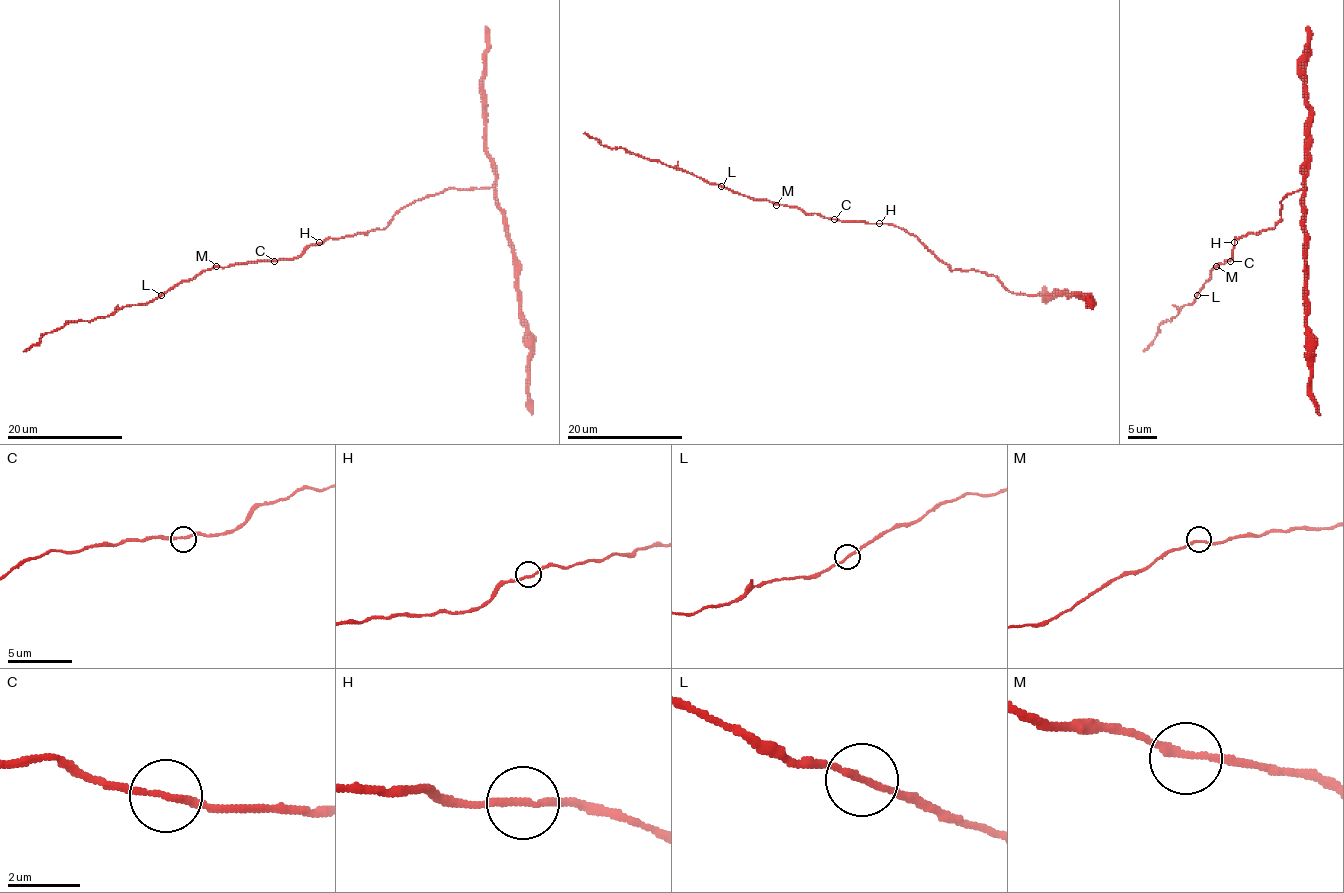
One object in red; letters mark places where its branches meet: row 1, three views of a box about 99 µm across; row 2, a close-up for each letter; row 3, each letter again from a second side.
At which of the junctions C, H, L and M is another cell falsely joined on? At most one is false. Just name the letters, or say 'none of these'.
L

